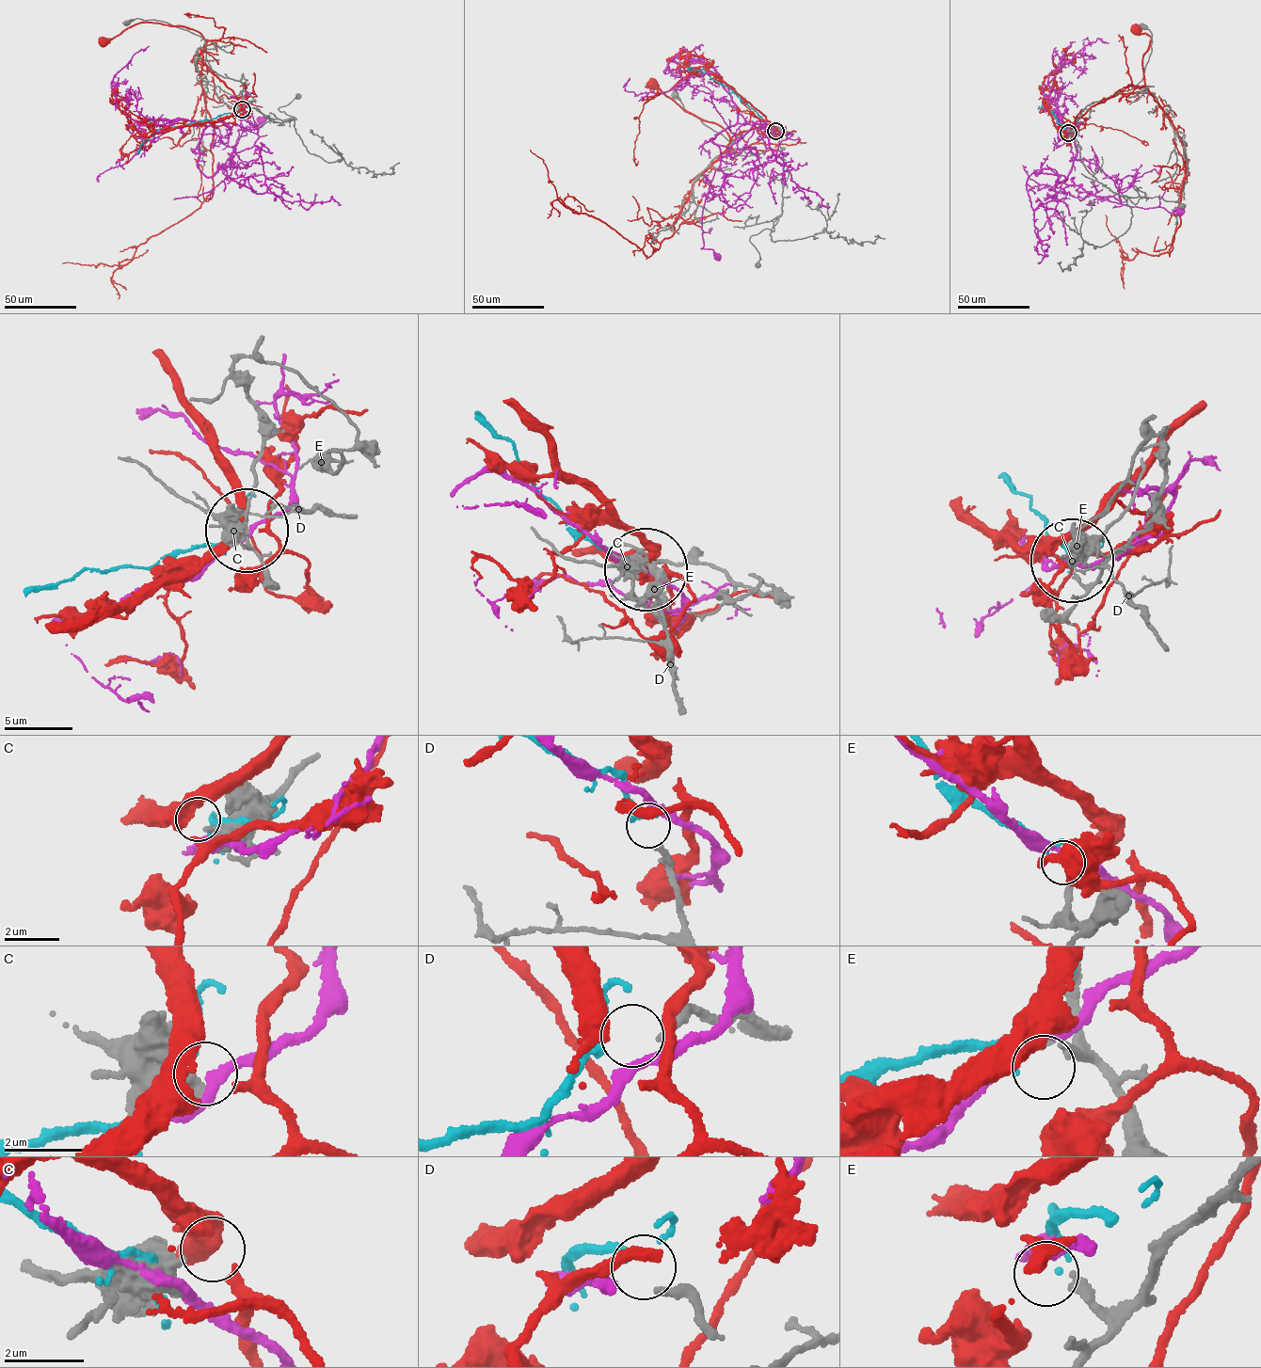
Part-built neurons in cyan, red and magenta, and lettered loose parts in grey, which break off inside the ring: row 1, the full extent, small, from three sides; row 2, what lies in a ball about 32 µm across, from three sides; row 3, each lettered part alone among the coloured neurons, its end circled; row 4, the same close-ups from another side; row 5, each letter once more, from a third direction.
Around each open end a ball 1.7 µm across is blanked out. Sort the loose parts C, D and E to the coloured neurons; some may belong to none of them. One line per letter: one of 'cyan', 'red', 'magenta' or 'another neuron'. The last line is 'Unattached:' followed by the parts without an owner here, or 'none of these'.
C: red
D: cyan
E: another neuron
Unattached: E

